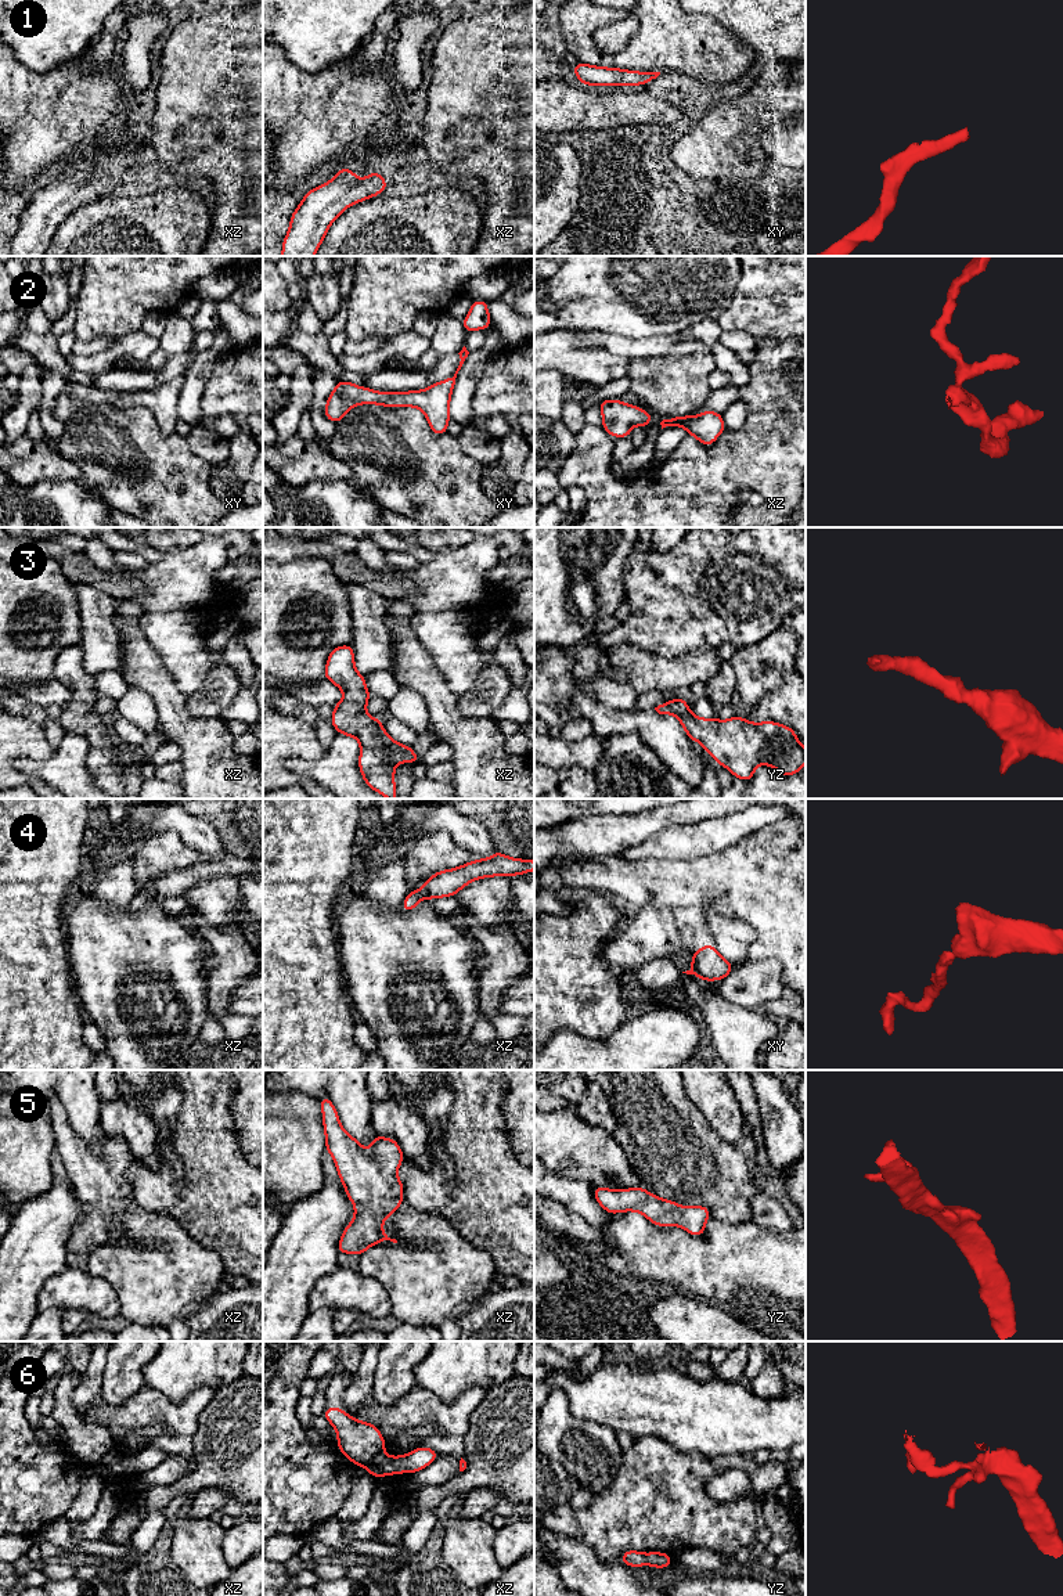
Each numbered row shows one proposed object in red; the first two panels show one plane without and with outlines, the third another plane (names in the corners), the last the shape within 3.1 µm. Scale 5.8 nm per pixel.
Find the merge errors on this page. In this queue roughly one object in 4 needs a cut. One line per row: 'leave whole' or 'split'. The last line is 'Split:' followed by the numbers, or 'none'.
1: leave whole
2: leave whole
3: leave whole
4: split
5: leave whole
6: leave whole
Split: 4

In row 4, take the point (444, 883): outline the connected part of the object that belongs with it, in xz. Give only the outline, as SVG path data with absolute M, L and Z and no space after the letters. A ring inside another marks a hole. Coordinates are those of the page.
M494 851L491 858L471 861L454 869L439 871L425 880L422 890L429 900L455 896L469 882L490 876L514 876L534 871L534 861L509 858Z

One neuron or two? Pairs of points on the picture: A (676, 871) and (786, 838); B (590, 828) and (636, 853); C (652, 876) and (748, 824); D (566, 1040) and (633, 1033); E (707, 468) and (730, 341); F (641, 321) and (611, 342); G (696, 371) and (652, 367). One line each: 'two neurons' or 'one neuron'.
A: one neuron
B: two neurons
C: two neurons
D: one neuron
E: two neurons
F: two neurons
G: one neuron

